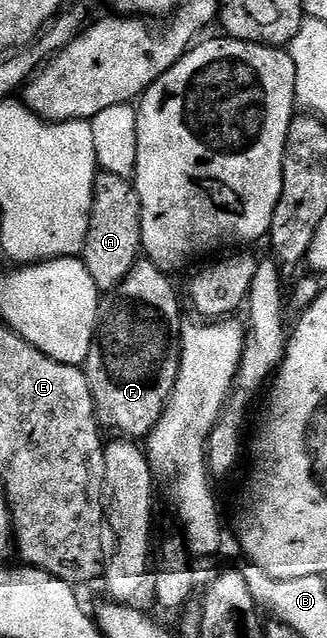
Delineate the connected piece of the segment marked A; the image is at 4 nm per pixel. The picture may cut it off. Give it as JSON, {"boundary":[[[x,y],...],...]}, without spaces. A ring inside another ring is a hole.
{"boundary":[[[103,171],[94,177],[94,201],[88,222],[88,238],[80,259],[86,263],[92,282],[106,294],[113,293],[124,282],[128,270],[142,252],[142,219],[140,198],[133,183],[124,177]]]}

